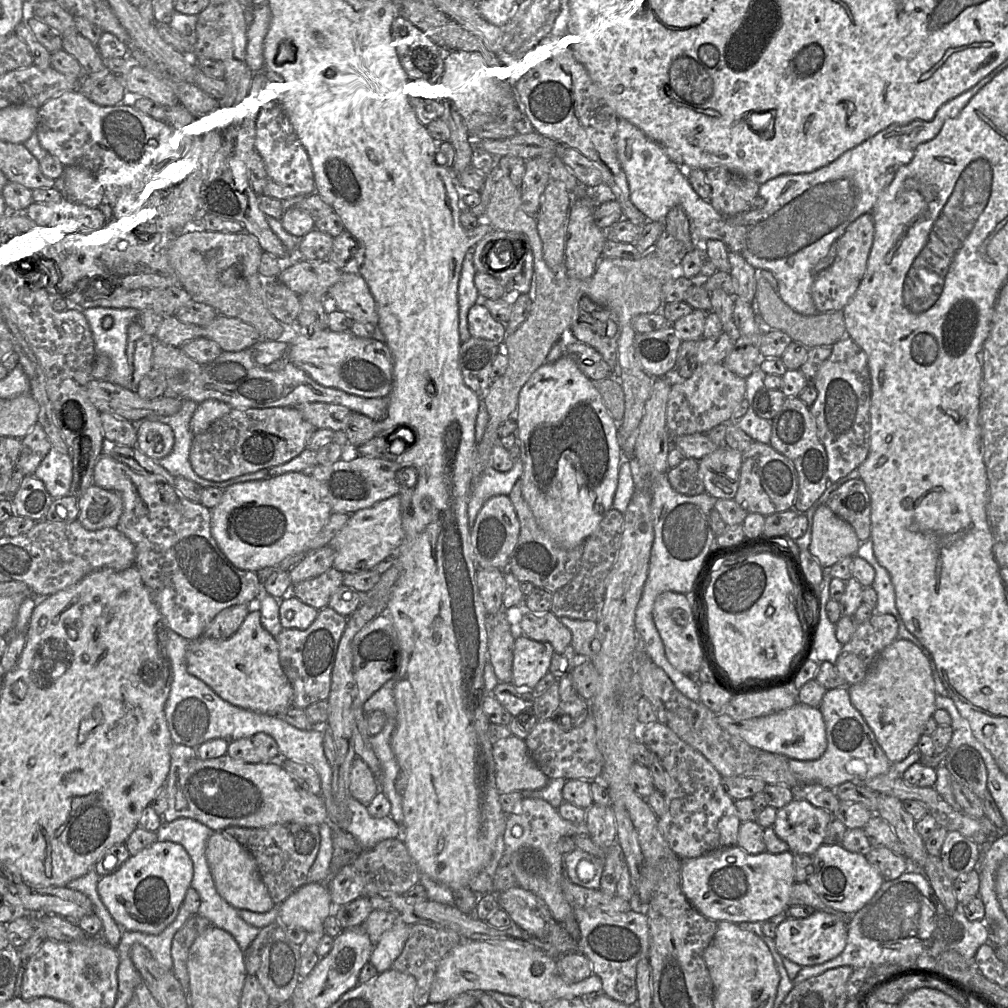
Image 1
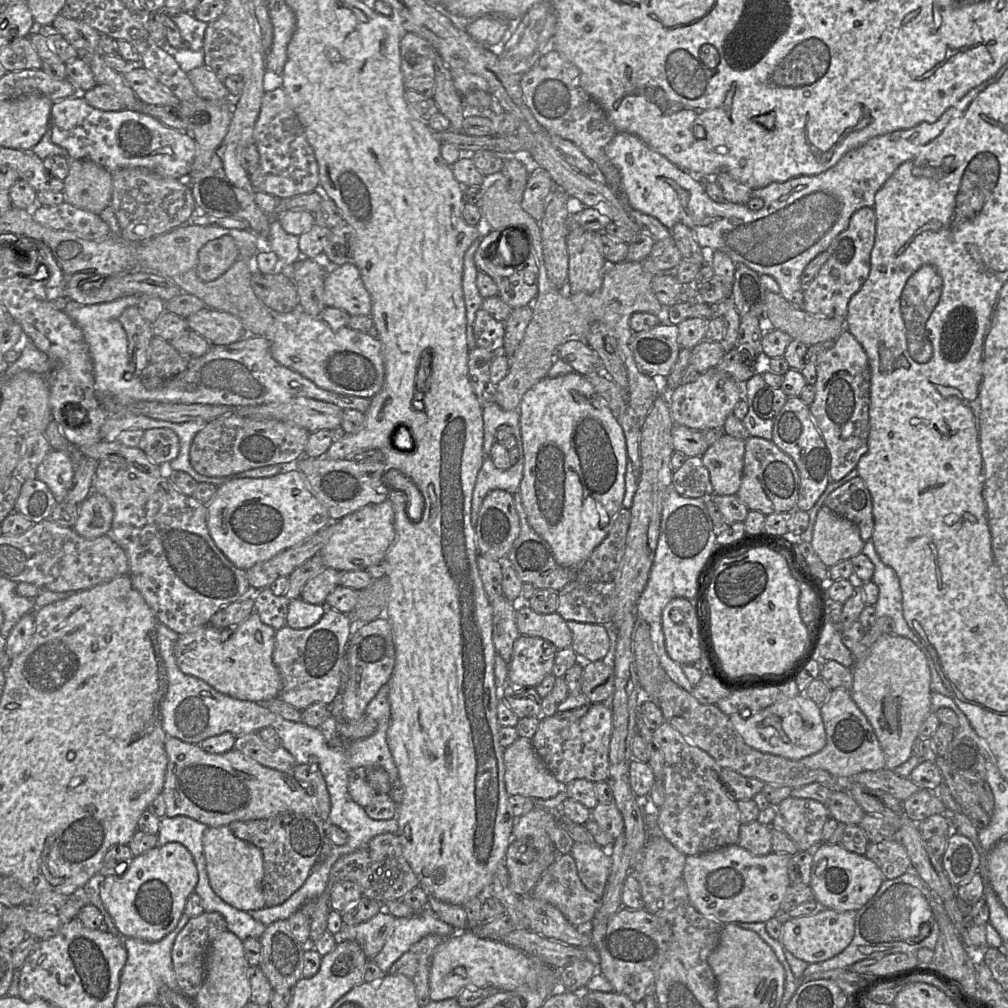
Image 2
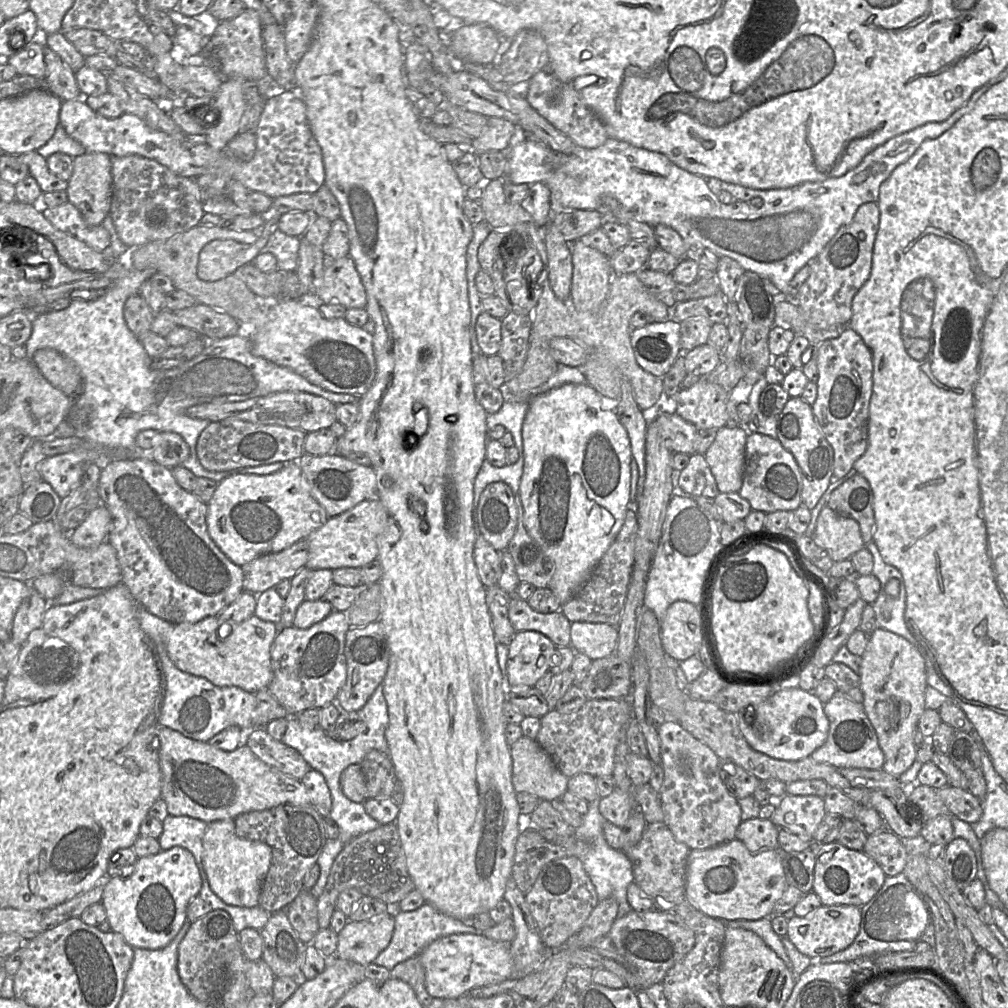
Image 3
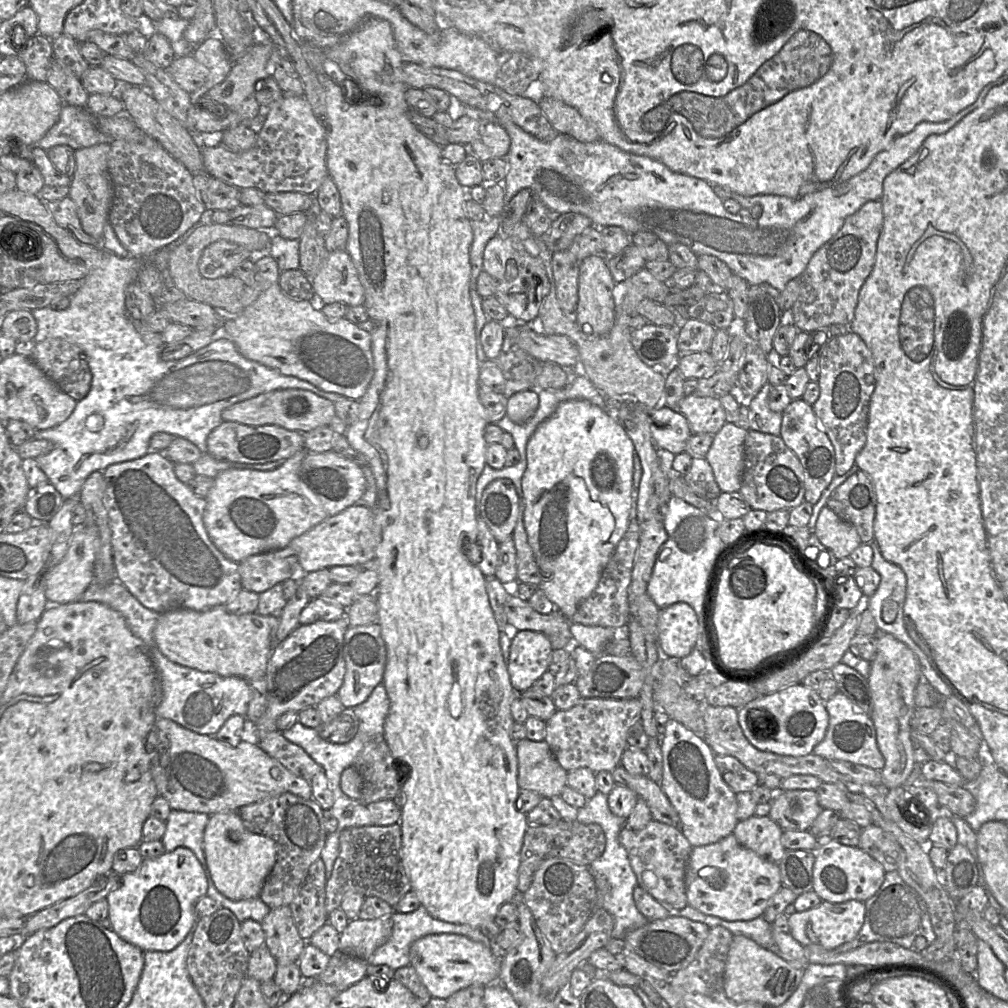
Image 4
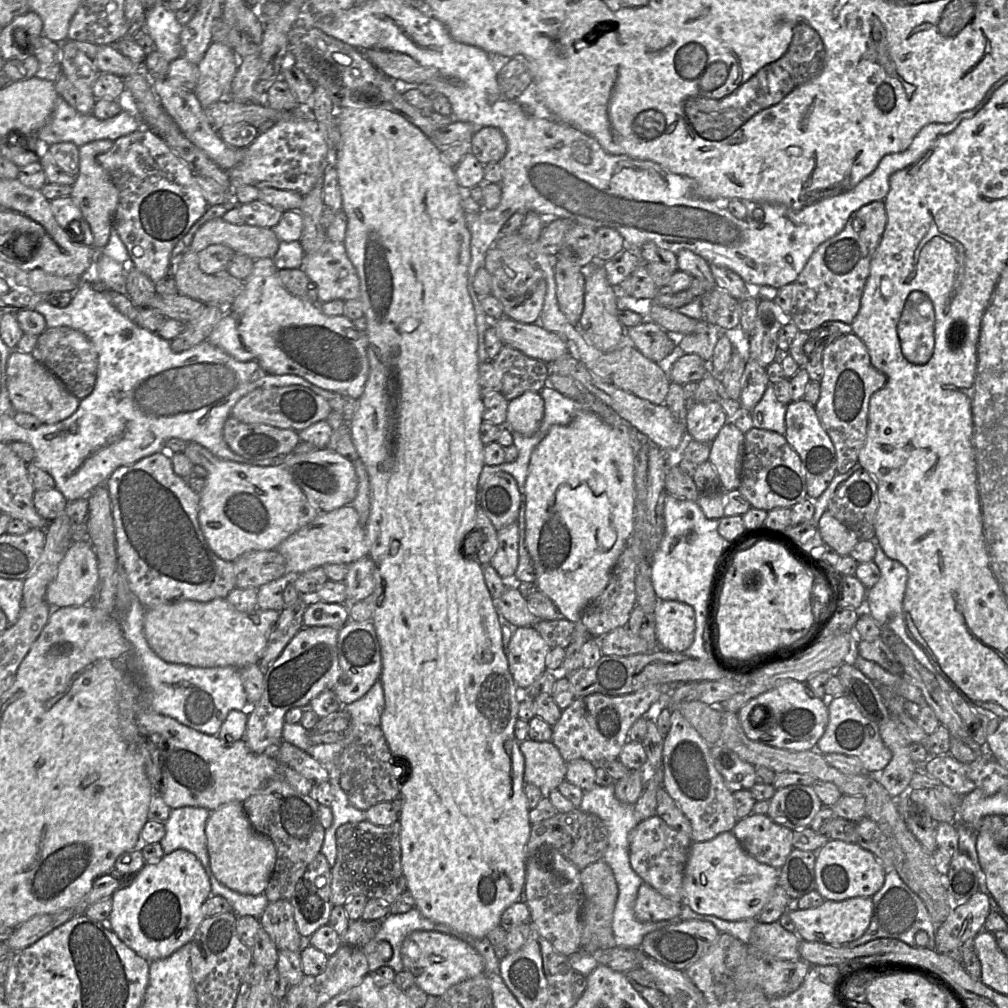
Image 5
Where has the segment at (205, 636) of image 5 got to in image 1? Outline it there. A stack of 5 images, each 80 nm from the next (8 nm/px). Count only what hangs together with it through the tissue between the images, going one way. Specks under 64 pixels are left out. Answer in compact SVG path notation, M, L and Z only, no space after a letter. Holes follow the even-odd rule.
M251 609L239 629L229 638L217 640L200 636L189 641L186 651L186 668L193 675L208 685L220 698L228 703L253 712L280 715L292 705L293 688L279 661L278 643L261 625L261 613Z

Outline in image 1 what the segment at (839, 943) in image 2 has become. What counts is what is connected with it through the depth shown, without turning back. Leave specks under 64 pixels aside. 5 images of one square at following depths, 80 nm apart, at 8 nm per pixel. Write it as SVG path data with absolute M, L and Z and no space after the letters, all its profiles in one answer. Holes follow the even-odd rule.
M815 911L807 918L790 918L780 923L773 939L778 953L801 967L823 964L837 957L847 942L847 920L850 916Z

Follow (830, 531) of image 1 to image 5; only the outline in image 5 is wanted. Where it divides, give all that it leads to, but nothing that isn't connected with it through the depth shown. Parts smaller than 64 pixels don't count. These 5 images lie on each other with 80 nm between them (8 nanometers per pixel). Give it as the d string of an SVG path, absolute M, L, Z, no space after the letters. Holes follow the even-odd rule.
M828 510L821 516L818 528L823 541L841 557L849 555L859 542L856 533L837 520Z

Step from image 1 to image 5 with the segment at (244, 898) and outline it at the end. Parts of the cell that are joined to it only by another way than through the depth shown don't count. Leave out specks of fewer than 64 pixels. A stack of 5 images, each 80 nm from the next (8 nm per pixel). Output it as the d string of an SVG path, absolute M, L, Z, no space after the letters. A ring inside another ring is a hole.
M230 802L212 811L205 826L210 867L225 887L244 895L264 894L276 863L276 847L266 836L256 832L240 802Z

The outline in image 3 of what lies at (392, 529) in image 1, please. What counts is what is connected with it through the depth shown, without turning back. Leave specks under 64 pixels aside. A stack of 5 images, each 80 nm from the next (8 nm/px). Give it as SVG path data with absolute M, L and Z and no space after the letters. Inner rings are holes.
M377 499L363 500L353 508L333 517L307 537L309 555L305 567L311 570L350 567L361 568L378 557L378 545L388 520L382 502Z

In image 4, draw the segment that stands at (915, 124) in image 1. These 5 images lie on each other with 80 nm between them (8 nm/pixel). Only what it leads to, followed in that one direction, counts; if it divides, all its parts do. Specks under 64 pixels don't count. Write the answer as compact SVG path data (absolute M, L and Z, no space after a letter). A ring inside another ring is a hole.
M981 92L972 105L947 121L919 123L911 132L895 138L886 149L873 158L864 171L833 187L797 199L773 194L745 196L729 189L730 198L735 199L742 206L739 212L731 213L726 210L723 200L707 181L674 172L658 160L623 151L602 140L584 143L565 134L558 134L552 141L545 142L527 133L509 119L499 118L490 111L462 104L450 96L451 105L454 104L460 114L467 115L482 124L498 123L510 137L510 148L505 157L508 170L502 183L505 207L516 193L527 188L551 212L580 213L587 216L593 226L599 228L619 226L629 235L639 231L652 232L667 246L681 243L697 256L706 254L719 258L727 264L733 274L743 278L749 285L768 283L780 292L790 280L803 273L814 253L841 229L848 216L857 212L865 203L881 199L884 179L912 157L927 137L949 131L966 115L978 108L983 102L983 97ZM754 205L760 205L763 208L758 218L754 218L750 212L750 208Z

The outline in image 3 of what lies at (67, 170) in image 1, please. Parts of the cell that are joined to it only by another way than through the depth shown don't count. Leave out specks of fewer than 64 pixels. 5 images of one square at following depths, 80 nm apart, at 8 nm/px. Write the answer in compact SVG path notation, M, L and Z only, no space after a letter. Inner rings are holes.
M85 152L73 158L73 172L66 188L67 201L82 214L89 226L101 225L109 214L112 199L112 157L103 152Z

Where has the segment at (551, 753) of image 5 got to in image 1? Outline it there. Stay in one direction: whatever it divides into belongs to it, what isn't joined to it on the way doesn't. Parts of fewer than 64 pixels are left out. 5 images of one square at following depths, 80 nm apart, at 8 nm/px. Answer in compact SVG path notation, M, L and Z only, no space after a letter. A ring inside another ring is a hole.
M511 735L494 743L493 758L500 794L538 790L549 781L532 759L524 739Z

